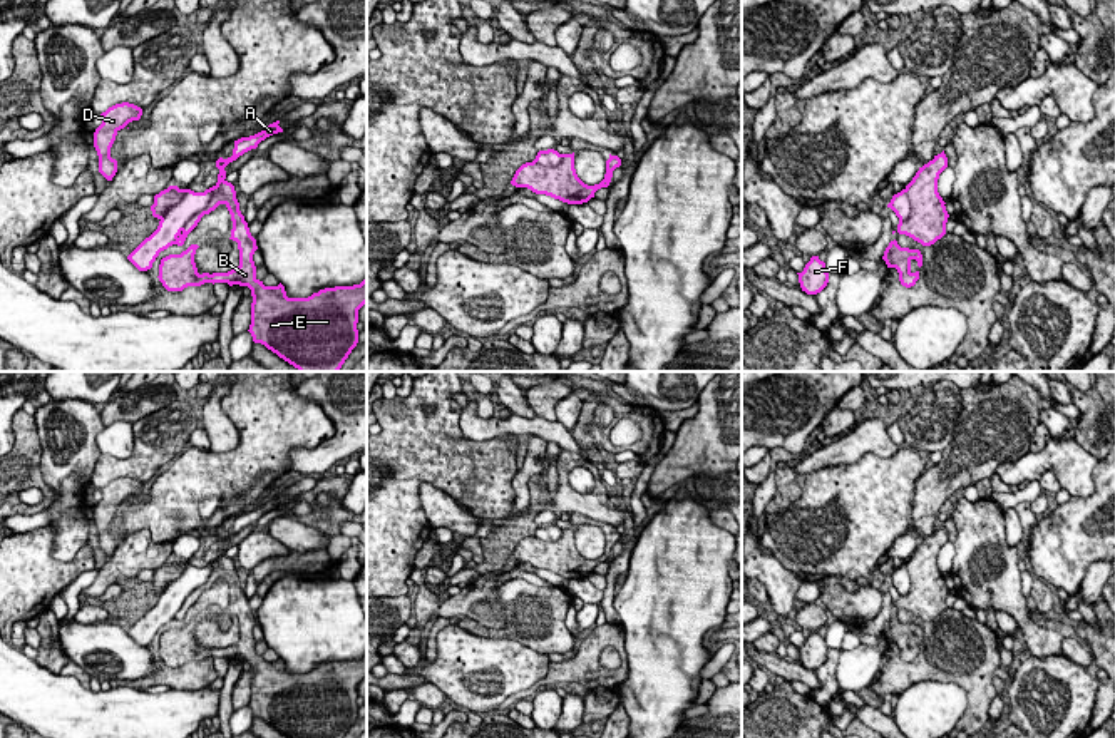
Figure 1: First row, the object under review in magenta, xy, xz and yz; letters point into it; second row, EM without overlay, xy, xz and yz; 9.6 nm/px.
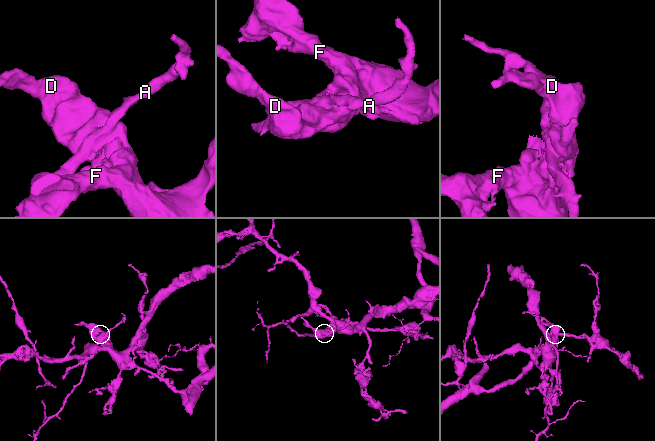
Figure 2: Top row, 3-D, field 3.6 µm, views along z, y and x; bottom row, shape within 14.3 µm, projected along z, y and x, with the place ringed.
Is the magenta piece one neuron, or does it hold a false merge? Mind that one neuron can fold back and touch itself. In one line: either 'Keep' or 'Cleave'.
Cleave

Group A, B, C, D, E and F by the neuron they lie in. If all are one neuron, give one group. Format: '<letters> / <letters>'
A / B C D E F

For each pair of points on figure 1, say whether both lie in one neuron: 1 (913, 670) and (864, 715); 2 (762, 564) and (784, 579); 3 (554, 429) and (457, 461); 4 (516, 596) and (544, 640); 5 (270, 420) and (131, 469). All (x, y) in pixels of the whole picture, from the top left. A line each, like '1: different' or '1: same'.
1: different
2: same
3: different
4: same
5: different

